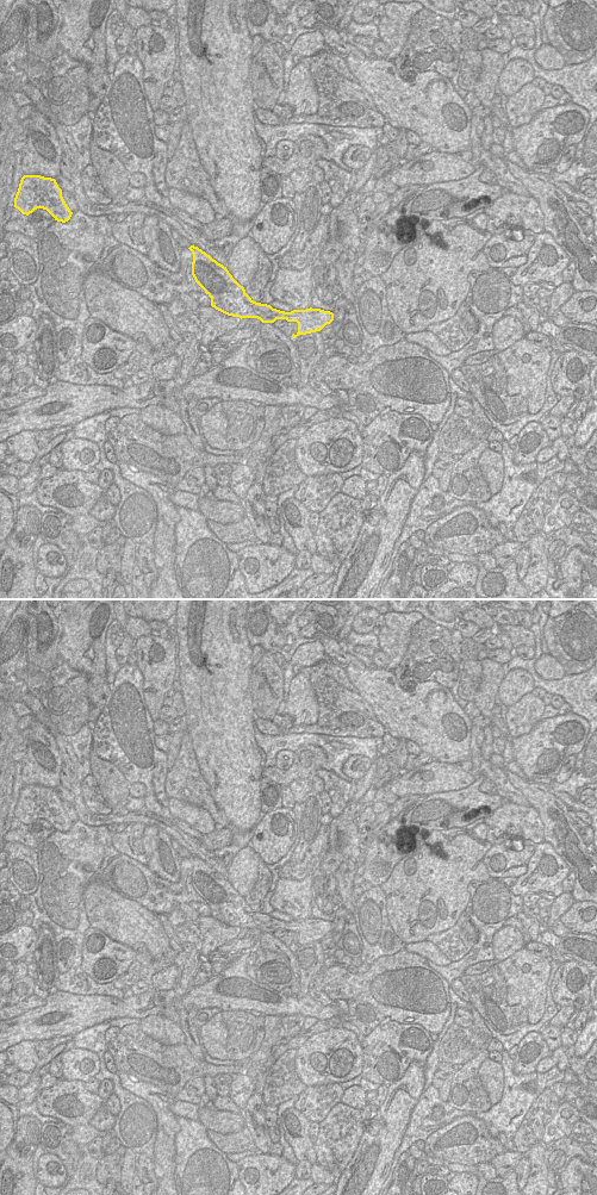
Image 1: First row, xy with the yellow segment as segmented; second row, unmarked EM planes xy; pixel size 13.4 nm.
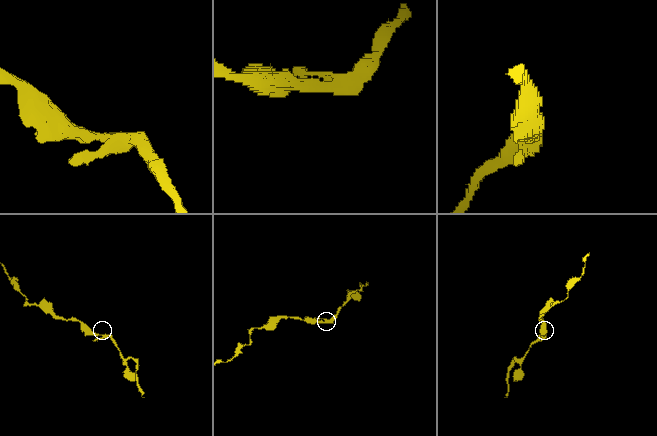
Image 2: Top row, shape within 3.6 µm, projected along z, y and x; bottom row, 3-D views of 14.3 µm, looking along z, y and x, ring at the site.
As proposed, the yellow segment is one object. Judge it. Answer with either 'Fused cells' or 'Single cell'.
Single cell

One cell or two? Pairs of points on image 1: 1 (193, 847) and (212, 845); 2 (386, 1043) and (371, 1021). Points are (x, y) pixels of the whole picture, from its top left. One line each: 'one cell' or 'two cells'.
1: two cells
2: two cells

